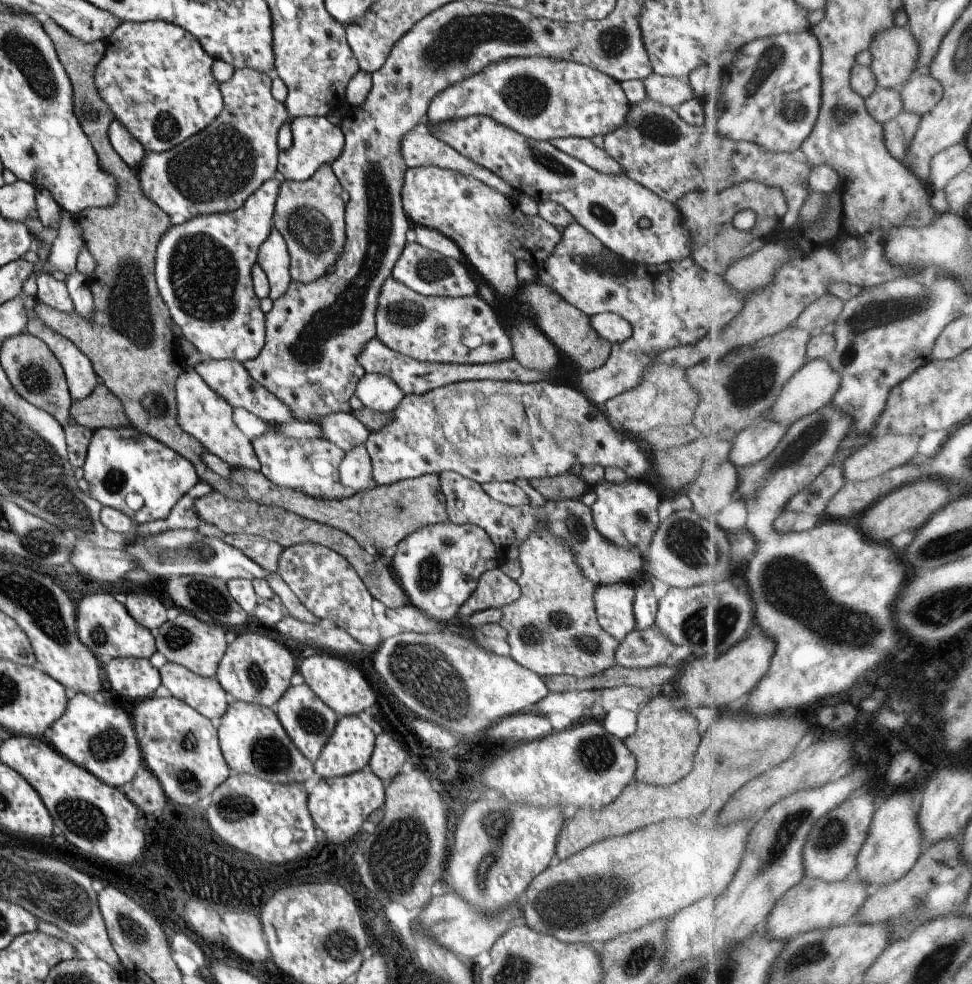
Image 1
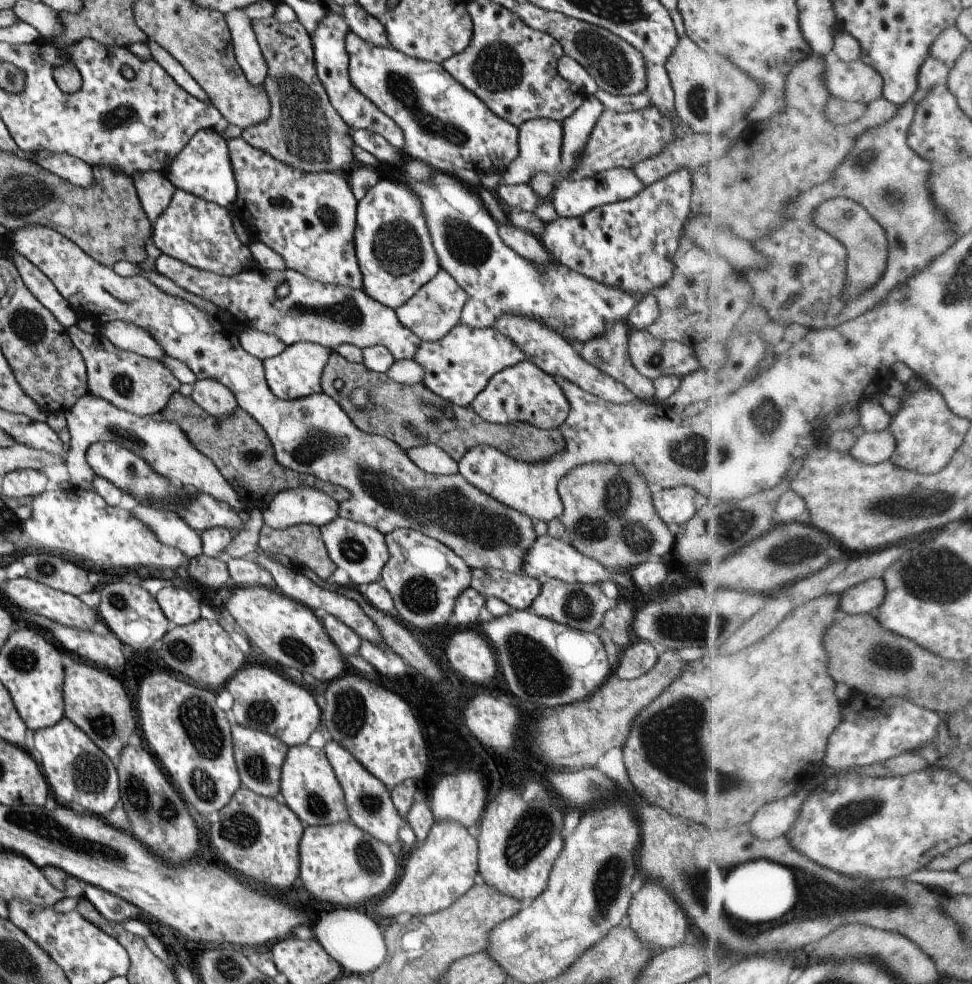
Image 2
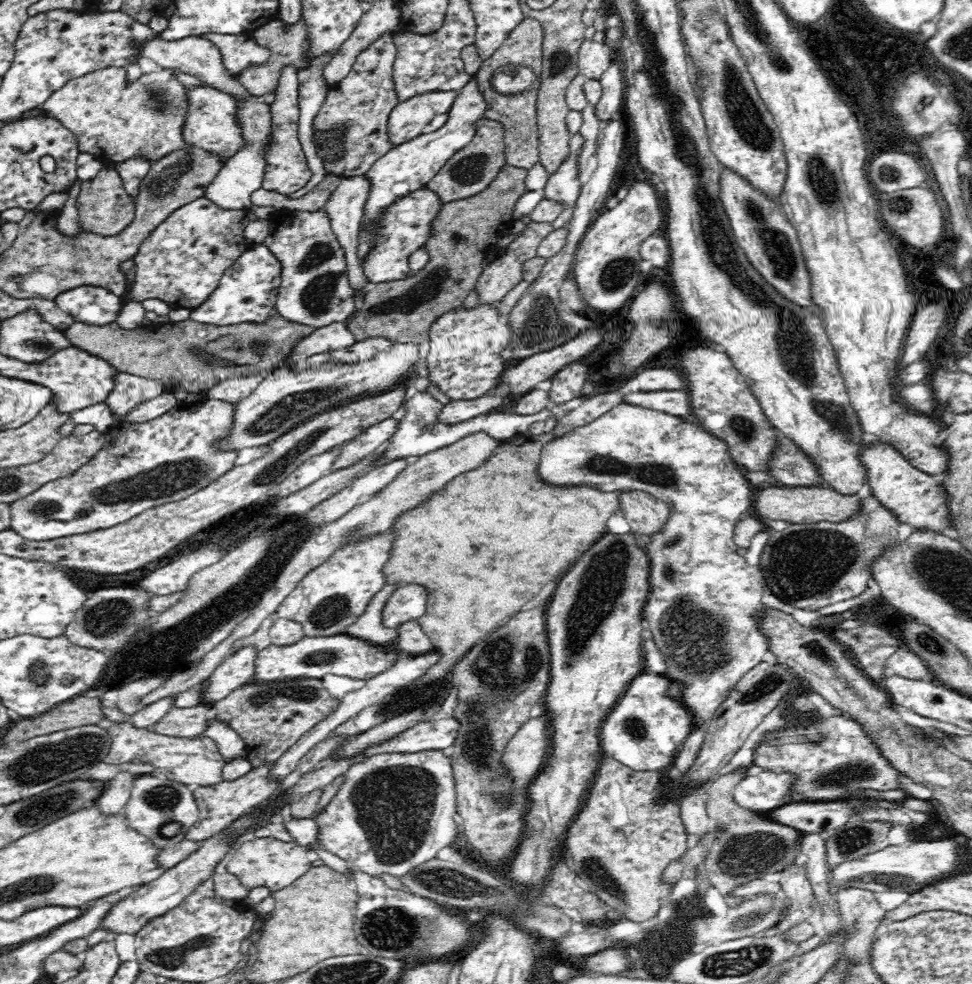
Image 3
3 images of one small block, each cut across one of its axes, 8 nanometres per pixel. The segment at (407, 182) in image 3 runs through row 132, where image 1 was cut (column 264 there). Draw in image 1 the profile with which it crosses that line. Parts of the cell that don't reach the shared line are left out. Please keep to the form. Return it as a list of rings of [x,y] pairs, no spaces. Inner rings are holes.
[[[267,423],[266,430],[251,443],[260,463],[261,474],[274,484],[330,501],[340,501],[356,493],[352,487],[341,482],[338,472],[345,452],[332,441],[296,439],[279,432],[274,423]]]

